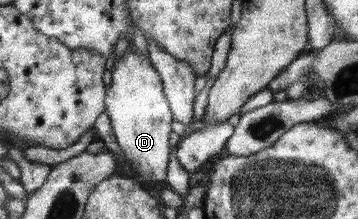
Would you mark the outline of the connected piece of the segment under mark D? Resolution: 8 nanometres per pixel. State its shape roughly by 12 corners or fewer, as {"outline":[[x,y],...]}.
{"outline":[[134,45],[117,55],[105,111],[133,169],[166,181],[172,111]]}

